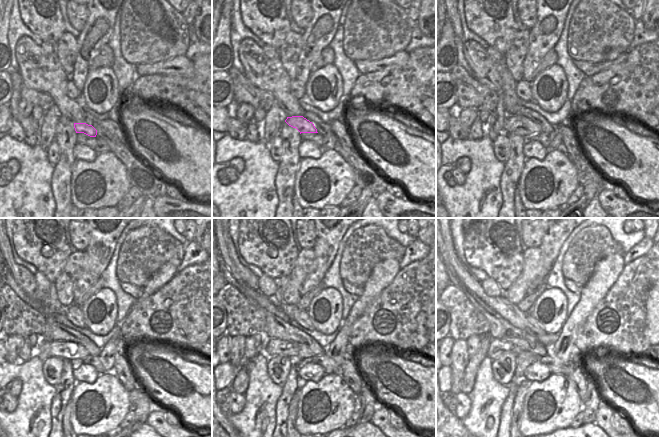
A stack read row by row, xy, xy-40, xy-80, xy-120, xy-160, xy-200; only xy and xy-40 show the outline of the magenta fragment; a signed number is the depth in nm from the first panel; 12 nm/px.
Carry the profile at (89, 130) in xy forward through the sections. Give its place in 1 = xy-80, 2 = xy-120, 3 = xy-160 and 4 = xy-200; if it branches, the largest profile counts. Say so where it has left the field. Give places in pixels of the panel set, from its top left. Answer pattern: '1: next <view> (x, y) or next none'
1: next xy-80 (519, 125)
2: next xy-120 (70, 350)
3: next xy-160 (273, 347)
4: next xy-200 (497, 347)

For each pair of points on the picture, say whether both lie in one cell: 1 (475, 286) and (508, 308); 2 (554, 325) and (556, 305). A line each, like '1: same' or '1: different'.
1: same
2: same

